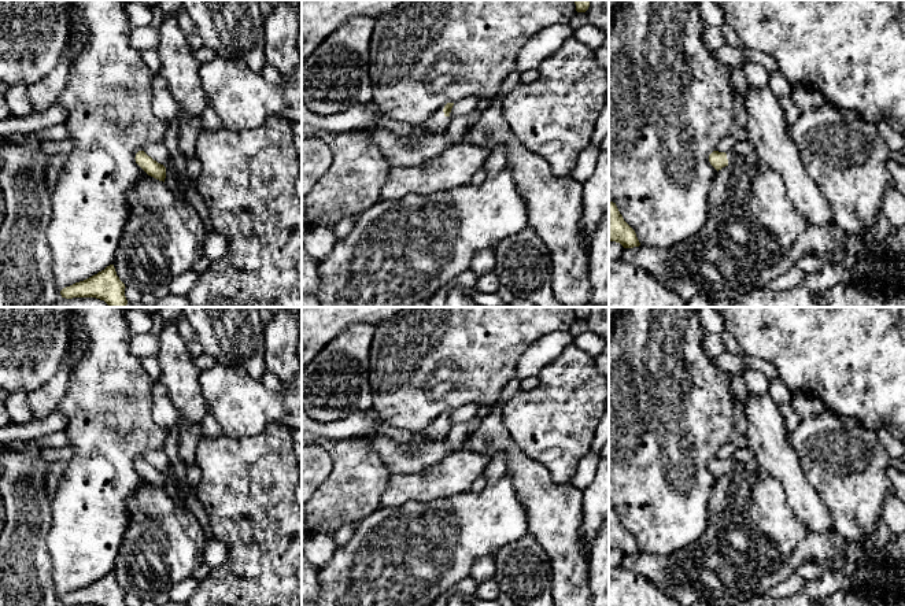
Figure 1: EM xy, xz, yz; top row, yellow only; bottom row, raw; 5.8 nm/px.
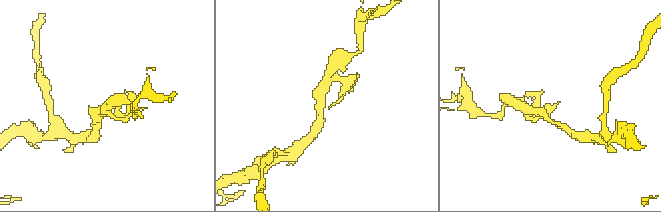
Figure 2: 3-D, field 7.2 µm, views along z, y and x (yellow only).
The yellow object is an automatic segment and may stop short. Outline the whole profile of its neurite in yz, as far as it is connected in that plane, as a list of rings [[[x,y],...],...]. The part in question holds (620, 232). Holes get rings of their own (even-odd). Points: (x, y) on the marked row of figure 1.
[[[609,202],[609,243],[620,243],[624,248],[639,247],[635,230],[624,221],[616,203]]]

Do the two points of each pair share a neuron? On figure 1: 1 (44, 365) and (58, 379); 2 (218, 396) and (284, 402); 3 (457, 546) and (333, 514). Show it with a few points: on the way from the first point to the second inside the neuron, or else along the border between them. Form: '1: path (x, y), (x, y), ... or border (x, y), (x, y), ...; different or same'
1: border (69, 346), (59, 369), (43, 385), (29, 392); different
2: path (235, 398), (239, 402), (268, 402); same
3: border (381, 506), (358, 523); different

